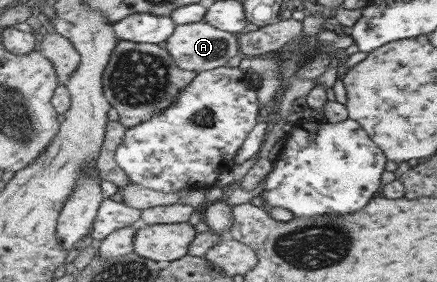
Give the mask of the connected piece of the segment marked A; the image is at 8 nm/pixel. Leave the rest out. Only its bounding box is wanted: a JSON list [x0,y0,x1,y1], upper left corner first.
[165,21,242,73]

